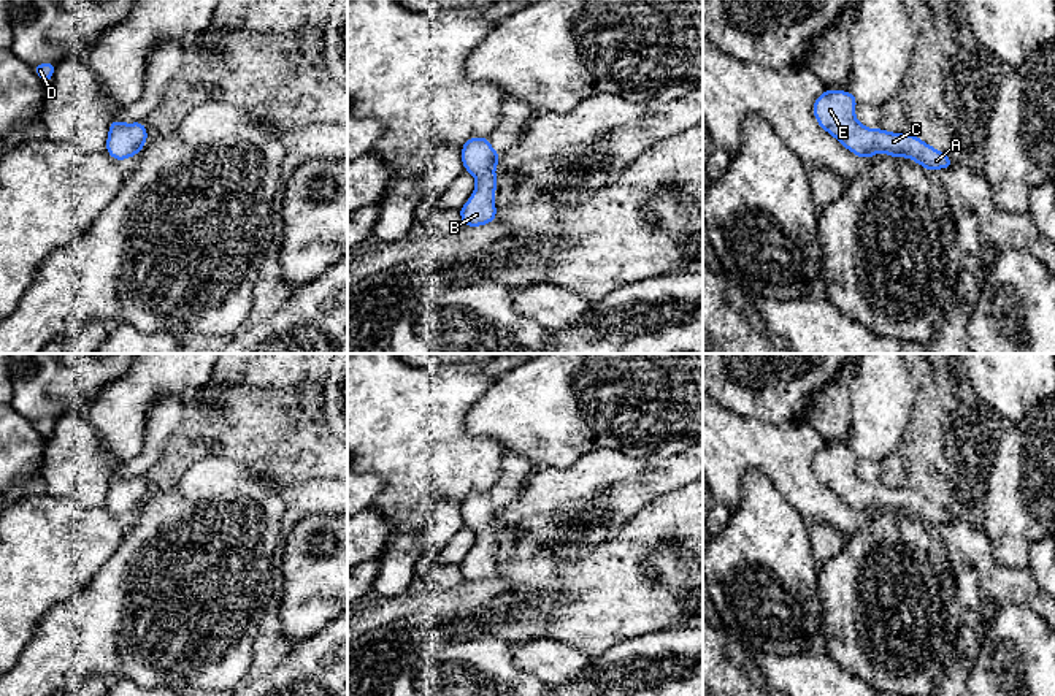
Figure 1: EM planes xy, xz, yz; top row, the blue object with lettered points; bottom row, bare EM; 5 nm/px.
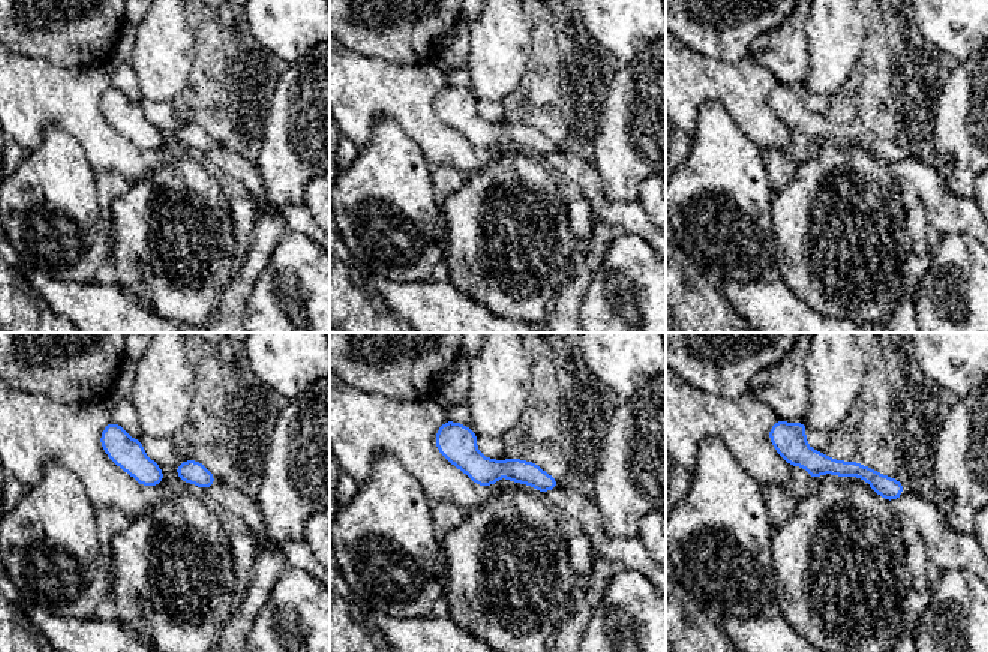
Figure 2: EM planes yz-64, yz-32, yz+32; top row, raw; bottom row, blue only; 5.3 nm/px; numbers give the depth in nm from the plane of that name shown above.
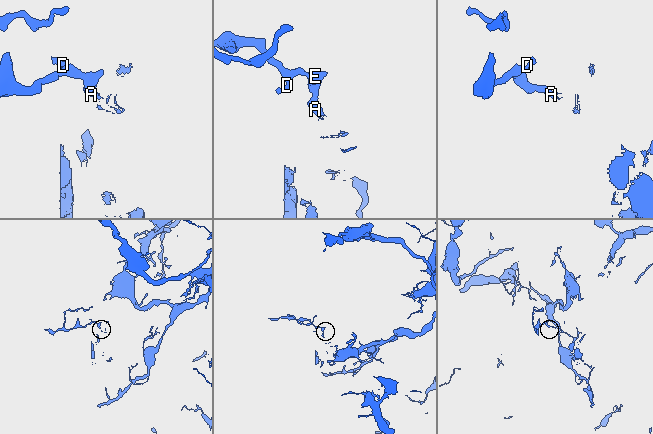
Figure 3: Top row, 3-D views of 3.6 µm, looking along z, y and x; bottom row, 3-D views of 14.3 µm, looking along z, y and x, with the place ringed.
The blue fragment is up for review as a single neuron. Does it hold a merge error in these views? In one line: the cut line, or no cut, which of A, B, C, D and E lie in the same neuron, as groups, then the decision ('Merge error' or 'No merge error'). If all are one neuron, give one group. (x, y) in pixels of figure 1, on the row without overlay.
No split. Groups: A B C D E. No merge error

